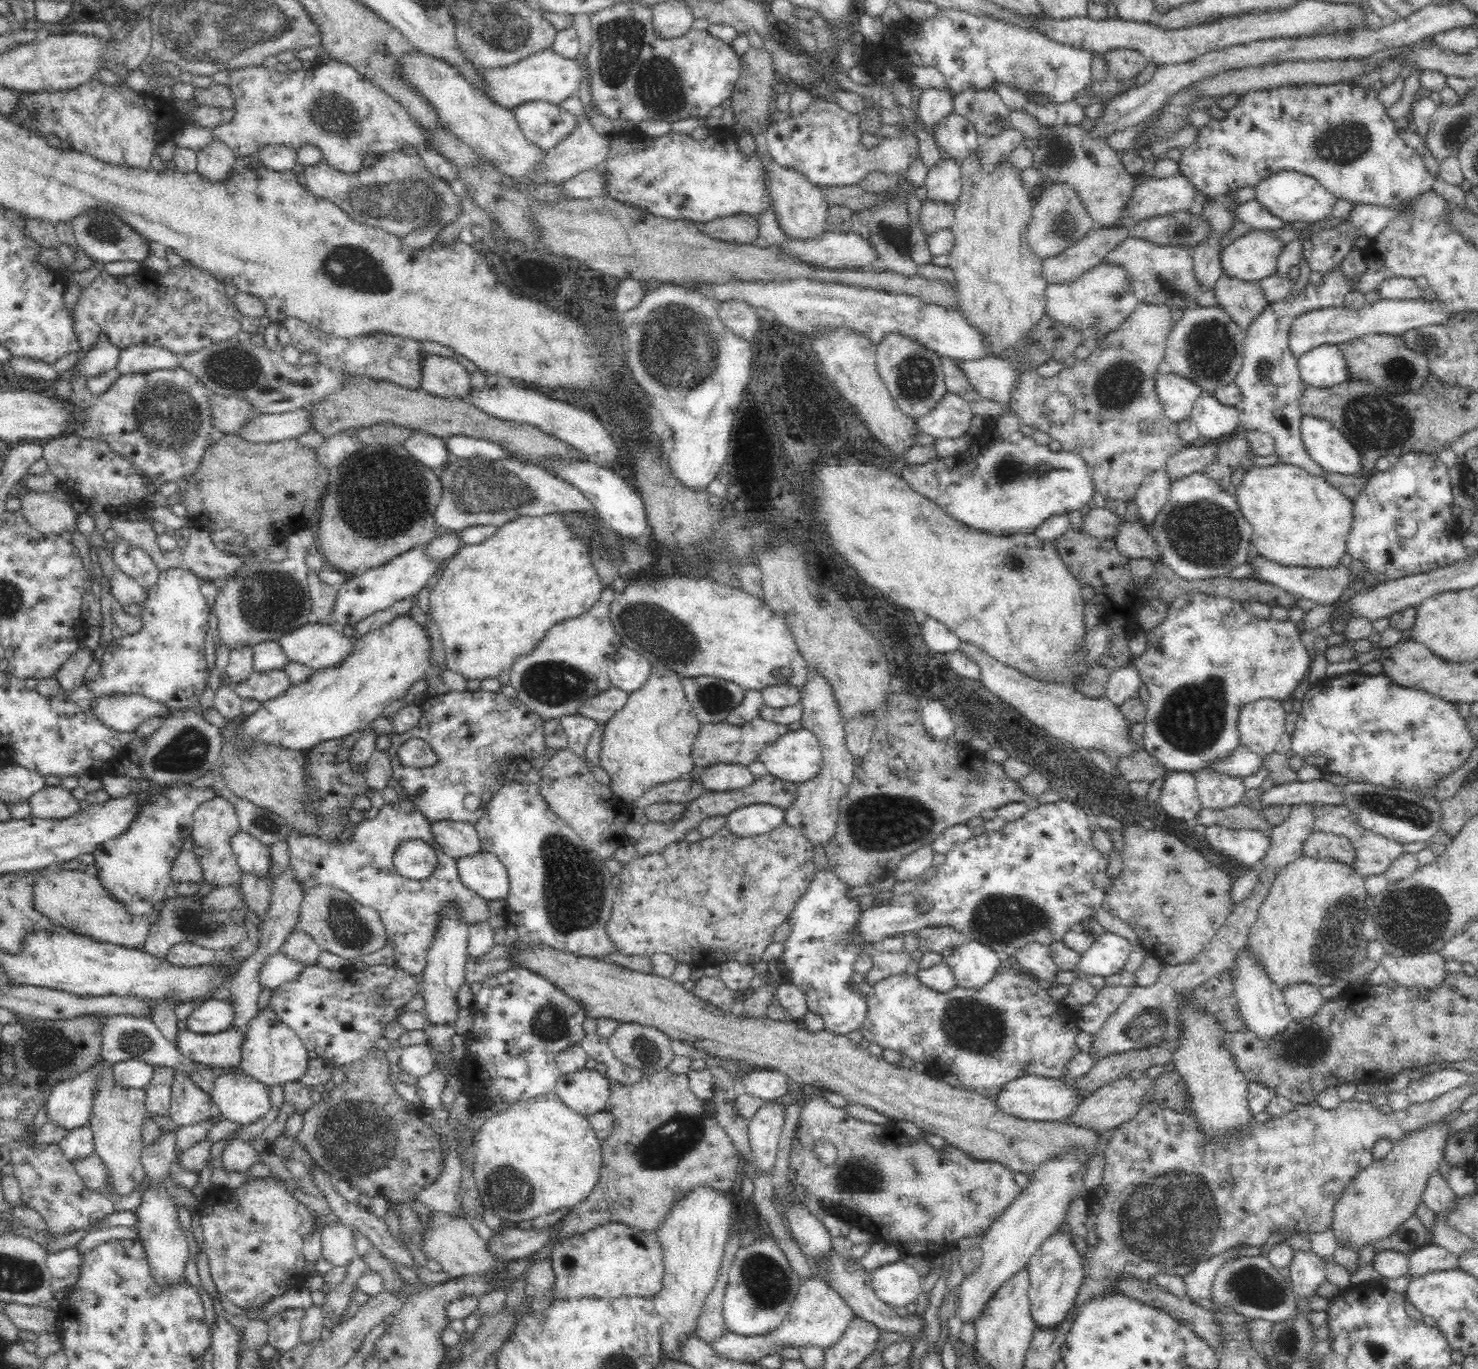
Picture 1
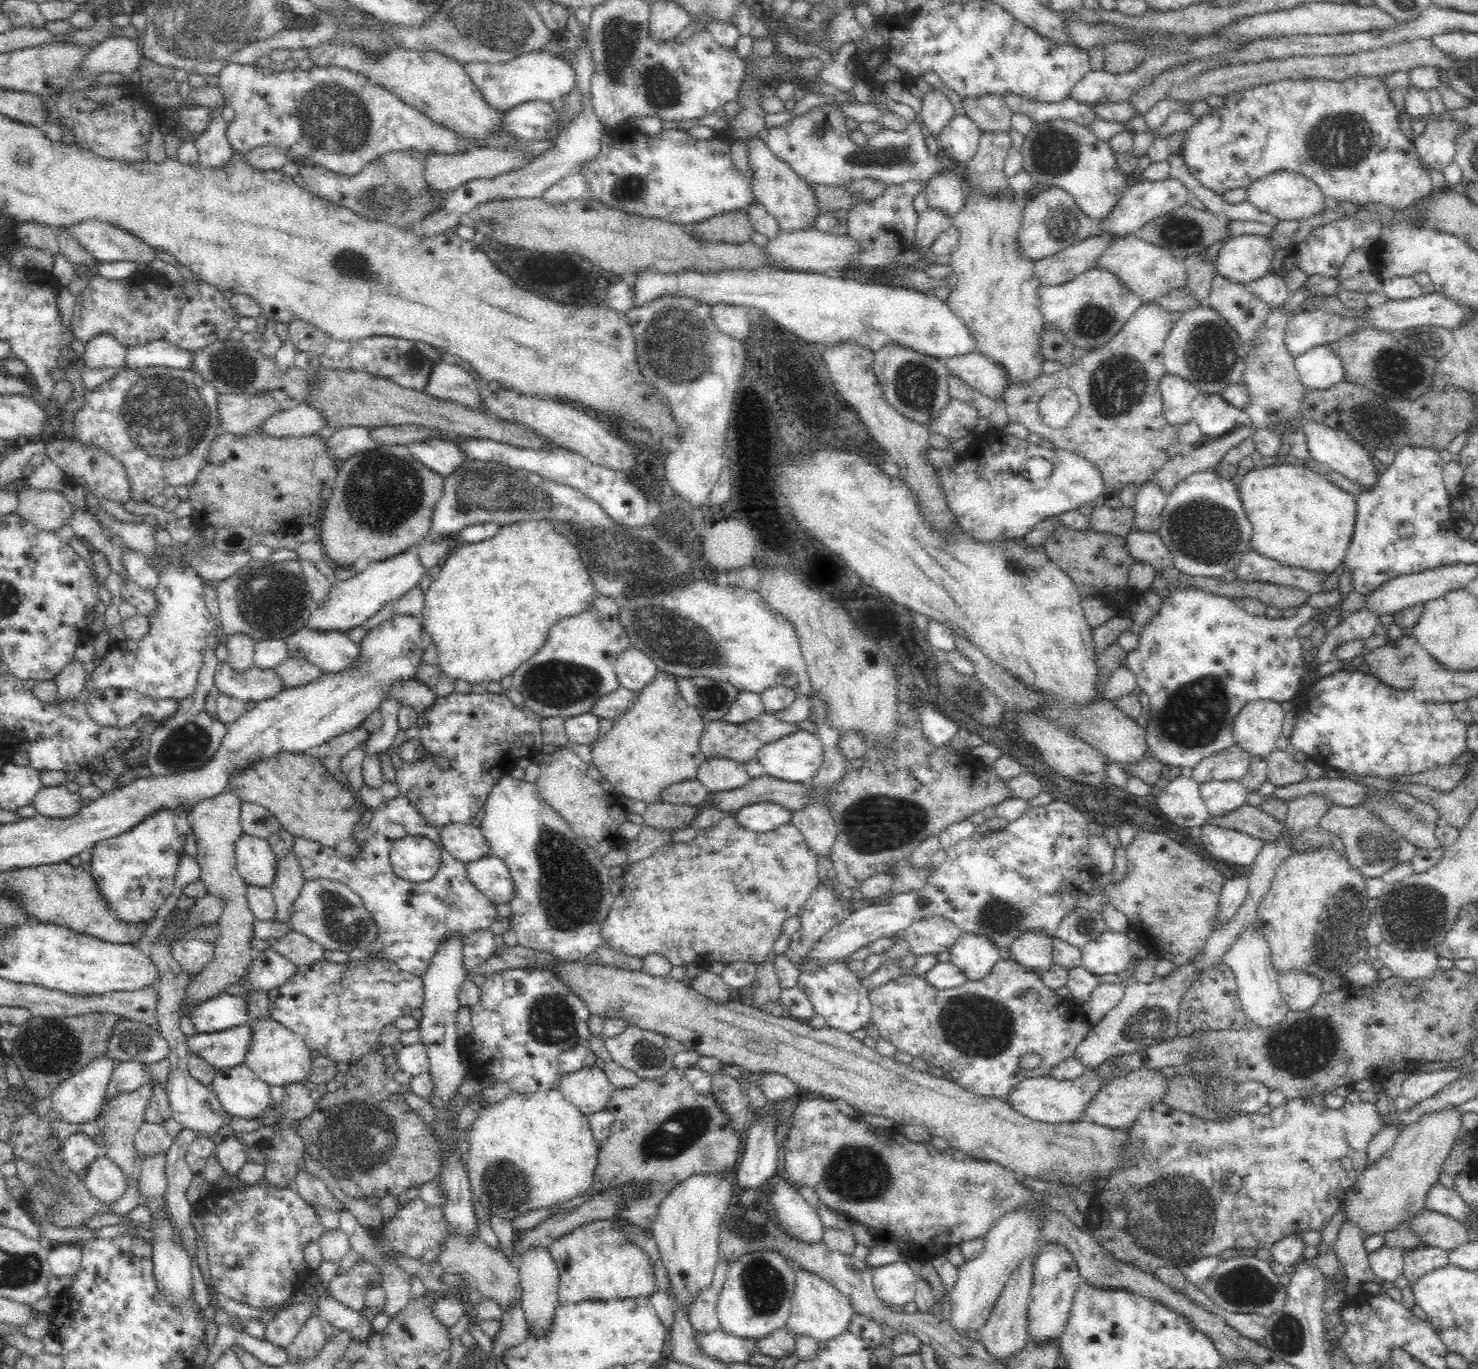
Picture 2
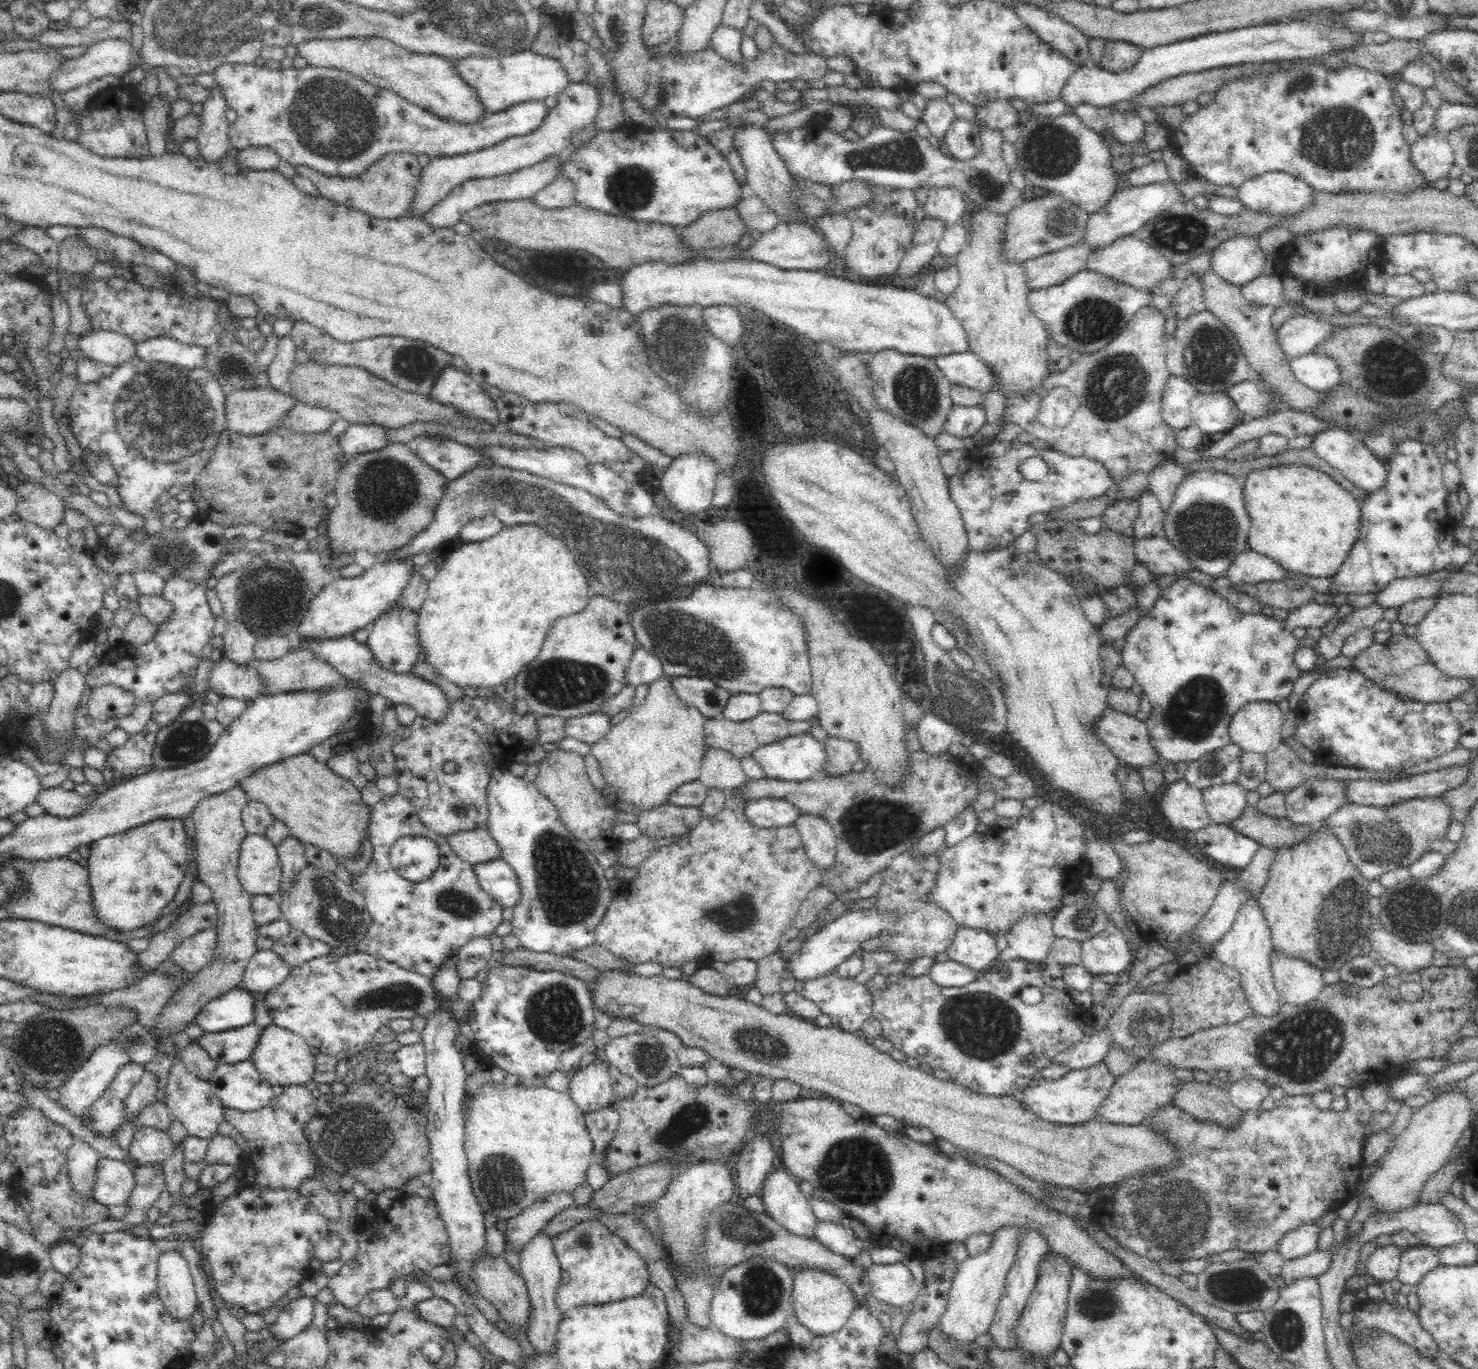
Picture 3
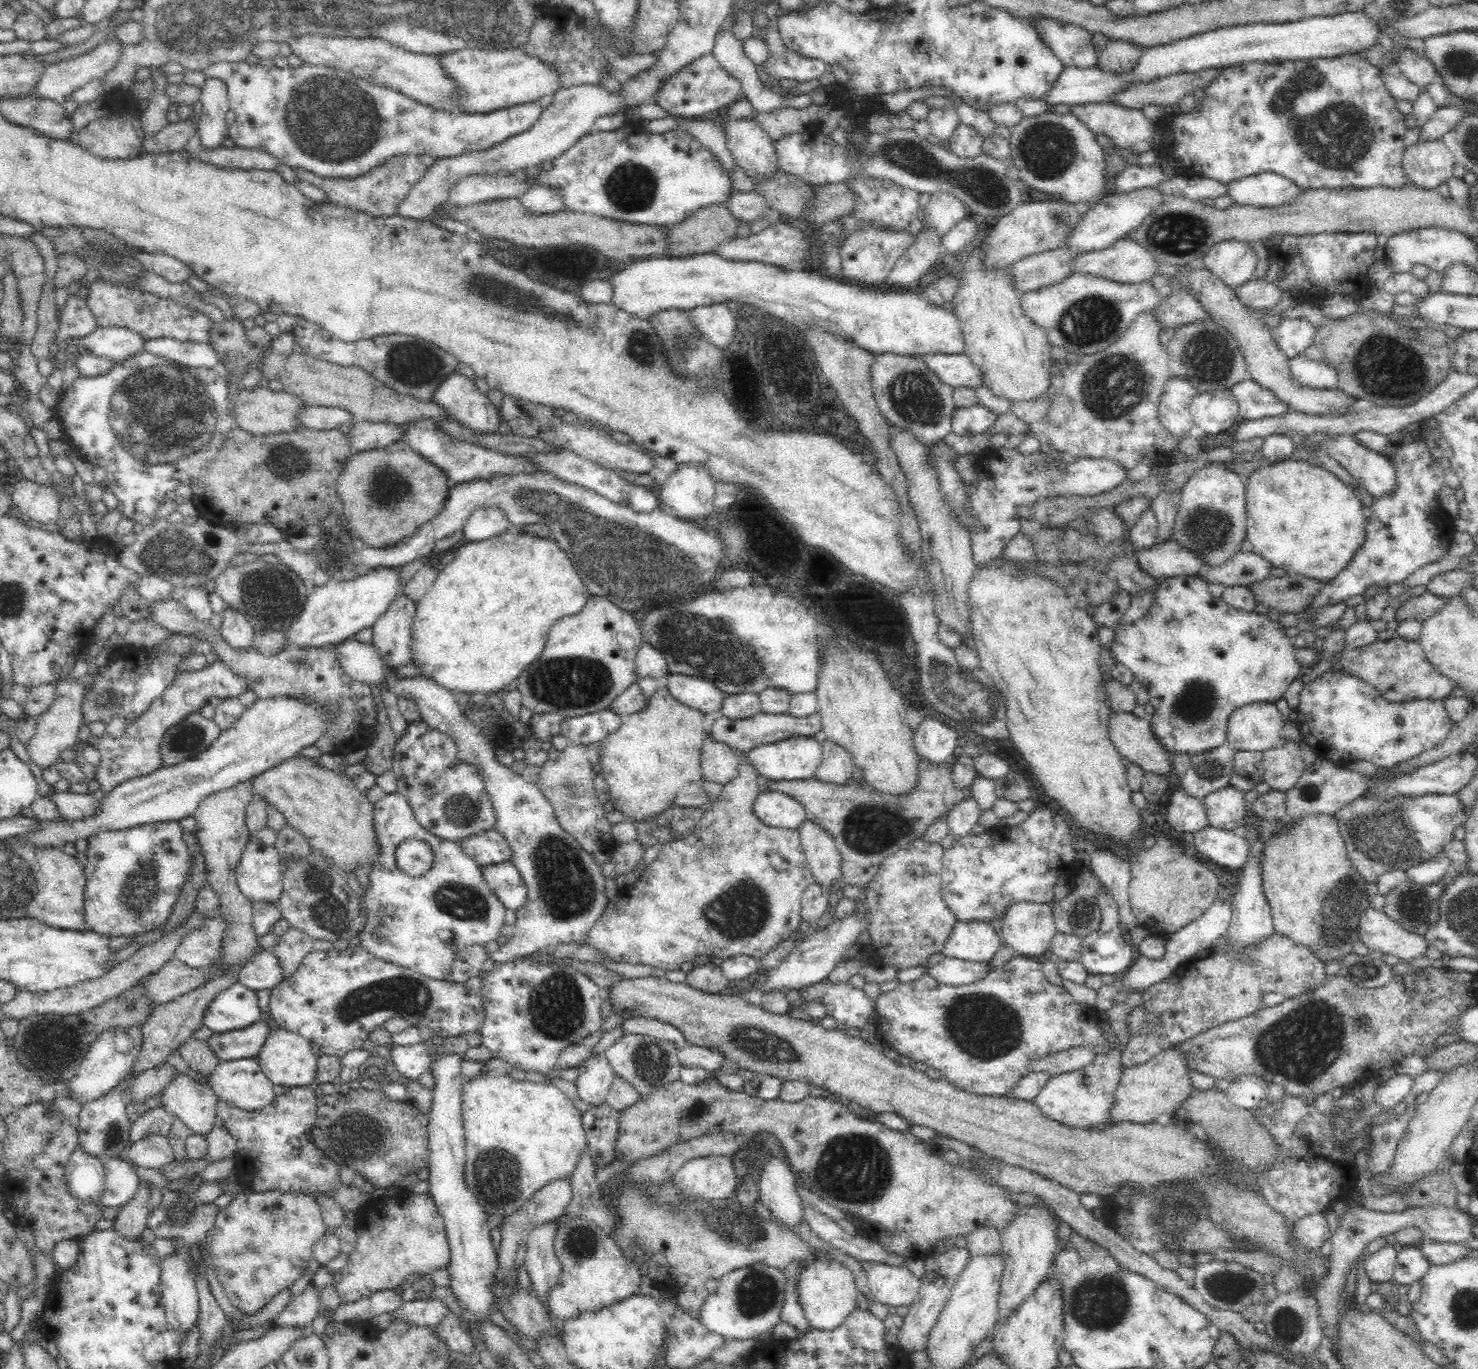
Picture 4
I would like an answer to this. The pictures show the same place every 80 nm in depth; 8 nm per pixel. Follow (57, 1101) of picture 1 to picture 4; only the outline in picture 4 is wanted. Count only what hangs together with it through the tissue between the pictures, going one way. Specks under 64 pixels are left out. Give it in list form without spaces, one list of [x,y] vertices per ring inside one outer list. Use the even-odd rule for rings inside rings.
[[[132,1026],[124,1032],[120,1028],[106,1030],[88,1048],[76,1076],[67,1080],[68,1098],[84,1106],[106,1095],[120,1080],[133,1069],[134,1062],[141,1053],[143,1035],[141,1026]]]

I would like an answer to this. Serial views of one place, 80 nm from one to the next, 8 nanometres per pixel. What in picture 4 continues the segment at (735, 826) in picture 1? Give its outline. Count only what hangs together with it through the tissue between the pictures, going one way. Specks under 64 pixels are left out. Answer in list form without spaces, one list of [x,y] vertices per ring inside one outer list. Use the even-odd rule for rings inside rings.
[[[761,792],[754,798],[752,813],[768,827],[798,829],[806,820],[802,804],[782,792]]]

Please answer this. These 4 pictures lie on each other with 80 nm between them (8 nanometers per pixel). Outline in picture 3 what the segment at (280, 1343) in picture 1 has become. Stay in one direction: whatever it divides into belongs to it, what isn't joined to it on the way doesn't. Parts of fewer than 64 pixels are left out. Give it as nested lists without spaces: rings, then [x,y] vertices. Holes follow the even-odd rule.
[[[300,1296],[296,1300],[288,1301],[275,1322],[268,1324],[270,1337],[284,1342],[300,1334],[312,1322],[312,1308],[312,1298]]]

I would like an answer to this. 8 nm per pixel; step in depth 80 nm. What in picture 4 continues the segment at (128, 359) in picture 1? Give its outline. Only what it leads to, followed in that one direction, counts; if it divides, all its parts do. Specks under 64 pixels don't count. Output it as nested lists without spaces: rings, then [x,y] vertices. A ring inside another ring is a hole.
[[[170,337],[146,339],[142,351],[190,368],[212,369],[218,363],[218,355],[211,345],[181,342]]]

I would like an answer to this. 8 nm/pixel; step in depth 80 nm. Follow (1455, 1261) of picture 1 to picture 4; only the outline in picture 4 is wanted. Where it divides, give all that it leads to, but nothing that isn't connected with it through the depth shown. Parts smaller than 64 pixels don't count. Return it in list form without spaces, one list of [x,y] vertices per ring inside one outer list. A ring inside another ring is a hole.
[[[1418,1245],[1400,1246],[1393,1279],[1400,1285],[1416,1285],[1431,1266]]]

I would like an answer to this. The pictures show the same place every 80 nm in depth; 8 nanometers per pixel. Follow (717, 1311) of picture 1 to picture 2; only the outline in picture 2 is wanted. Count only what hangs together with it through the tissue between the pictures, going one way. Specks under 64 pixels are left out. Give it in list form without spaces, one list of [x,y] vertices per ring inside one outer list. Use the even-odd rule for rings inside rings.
[[[706,1290],[699,1293],[700,1296],[694,1300],[687,1312],[693,1329],[696,1333],[702,1334],[722,1329],[717,1315],[718,1294],[707,1294]]]

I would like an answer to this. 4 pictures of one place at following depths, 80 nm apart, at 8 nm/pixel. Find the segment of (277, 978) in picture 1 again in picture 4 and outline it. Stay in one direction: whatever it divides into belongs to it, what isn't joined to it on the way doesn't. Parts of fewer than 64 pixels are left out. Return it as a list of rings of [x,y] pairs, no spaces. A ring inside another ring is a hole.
[[[270,950],[256,951],[239,972],[240,983],[255,991],[274,988],[282,979],[282,965]]]

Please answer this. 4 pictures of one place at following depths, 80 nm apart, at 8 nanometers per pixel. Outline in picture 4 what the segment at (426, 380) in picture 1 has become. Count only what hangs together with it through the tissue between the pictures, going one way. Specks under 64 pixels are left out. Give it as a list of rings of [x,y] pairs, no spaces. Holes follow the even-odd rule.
[[[450,372],[436,388],[432,400],[439,404],[450,420],[461,422],[478,432],[496,432],[500,424],[499,410],[478,387],[474,380]]]

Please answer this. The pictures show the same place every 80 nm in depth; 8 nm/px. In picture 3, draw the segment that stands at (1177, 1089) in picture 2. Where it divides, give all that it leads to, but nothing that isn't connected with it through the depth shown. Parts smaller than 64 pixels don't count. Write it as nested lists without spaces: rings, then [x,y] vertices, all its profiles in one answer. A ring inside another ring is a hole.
[[[1181,1080],[1181,1086],[1170,1104],[1198,1120],[1215,1122],[1220,1126],[1238,1124],[1244,1113],[1233,1105],[1226,1086],[1217,1087],[1194,1080]]]

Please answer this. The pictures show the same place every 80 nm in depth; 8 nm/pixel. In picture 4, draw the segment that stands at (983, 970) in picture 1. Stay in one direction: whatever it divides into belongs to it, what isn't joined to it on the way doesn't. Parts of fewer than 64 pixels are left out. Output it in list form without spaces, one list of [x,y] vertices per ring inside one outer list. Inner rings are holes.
[[[957,921],[941,952],[950,958],[988,963],[1000,945],[1000,937],[990,923]]]

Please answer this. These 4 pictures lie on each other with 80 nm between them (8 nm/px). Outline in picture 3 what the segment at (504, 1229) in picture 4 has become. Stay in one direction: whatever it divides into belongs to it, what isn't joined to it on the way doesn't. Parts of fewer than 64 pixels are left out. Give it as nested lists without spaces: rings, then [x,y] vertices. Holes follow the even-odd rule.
[[[566,1191],[552,1193],[547,1199],[527,1206],[520,1214],[507,1219],[507,1240],[512,1248],[522,1250],[558,1212],[574,1205],[574,1195]]]

